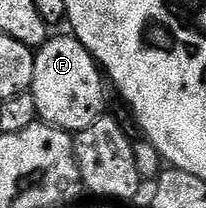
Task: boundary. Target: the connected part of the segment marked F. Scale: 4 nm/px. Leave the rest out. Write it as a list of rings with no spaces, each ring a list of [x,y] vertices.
[[[73,34],[51,35],[34,54],[36,74],[29,92],[36,98],[39,121],[62,128],[71,134],[88,130],[92,122],[107,111],[107,81],[98,61]]]

